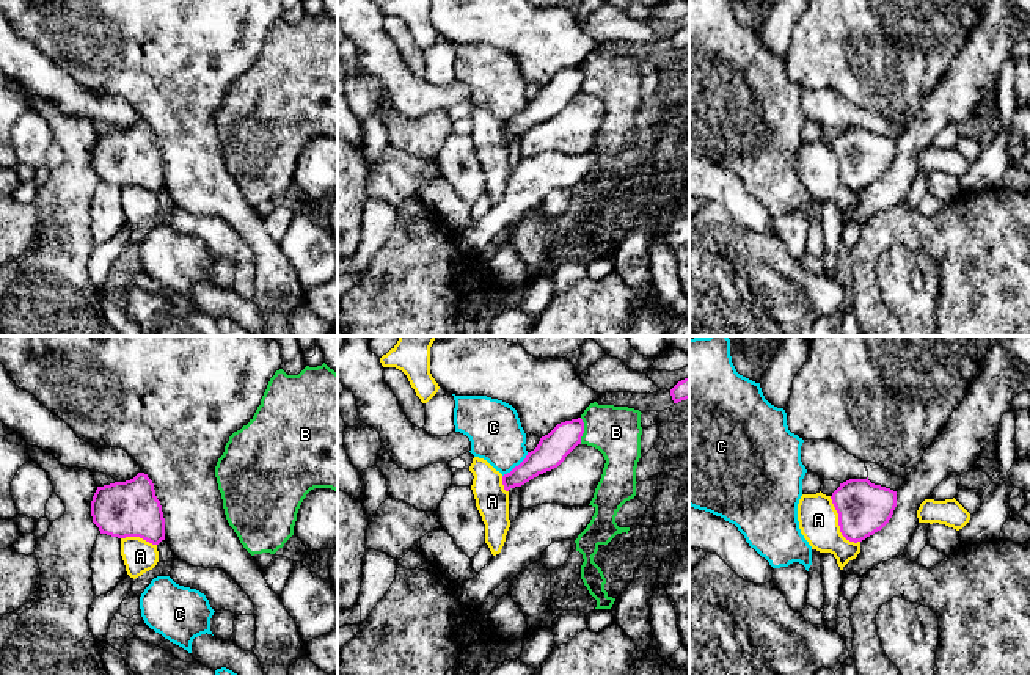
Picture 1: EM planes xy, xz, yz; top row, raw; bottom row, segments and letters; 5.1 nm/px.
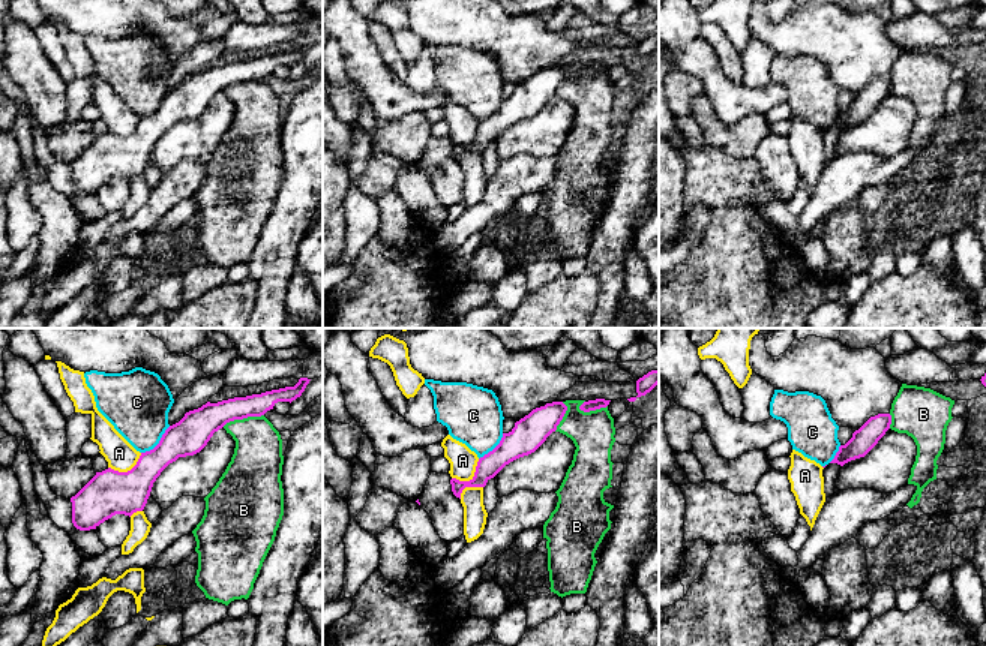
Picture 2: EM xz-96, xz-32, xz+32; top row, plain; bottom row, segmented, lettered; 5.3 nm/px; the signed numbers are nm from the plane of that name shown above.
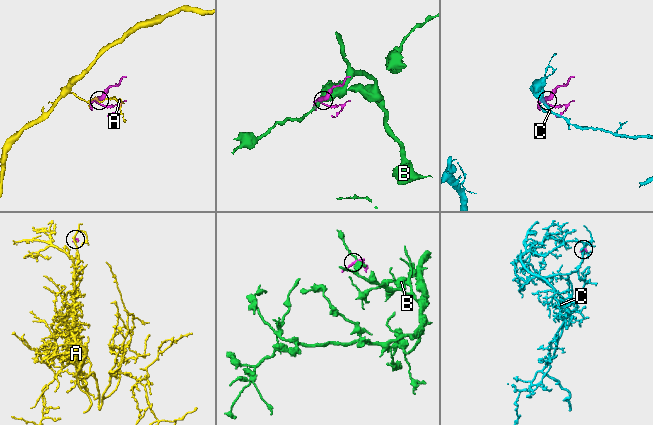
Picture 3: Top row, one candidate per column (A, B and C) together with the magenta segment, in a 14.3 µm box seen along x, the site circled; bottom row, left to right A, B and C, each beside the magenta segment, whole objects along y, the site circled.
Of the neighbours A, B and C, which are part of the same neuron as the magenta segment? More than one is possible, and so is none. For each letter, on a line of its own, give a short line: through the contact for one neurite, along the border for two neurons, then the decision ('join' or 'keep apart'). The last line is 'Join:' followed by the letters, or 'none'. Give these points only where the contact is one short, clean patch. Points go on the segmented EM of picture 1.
A: yz (829, 496), (837, 514), (839, 531), (847, 539), (859, 542) | keep apart
B: xz (580, 418), (583, 423), (581, 443) | keep apart
C: xz (528, 452), (503, 476) | keep apart
Join: none

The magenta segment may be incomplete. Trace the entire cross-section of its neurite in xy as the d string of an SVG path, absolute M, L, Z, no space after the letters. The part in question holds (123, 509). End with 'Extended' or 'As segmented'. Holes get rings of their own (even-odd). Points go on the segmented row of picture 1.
M144 472L126 482L97 487L91 501L93 523L100 534L140 537L152 545L165 540L165 518L154 483Z. As segmented

